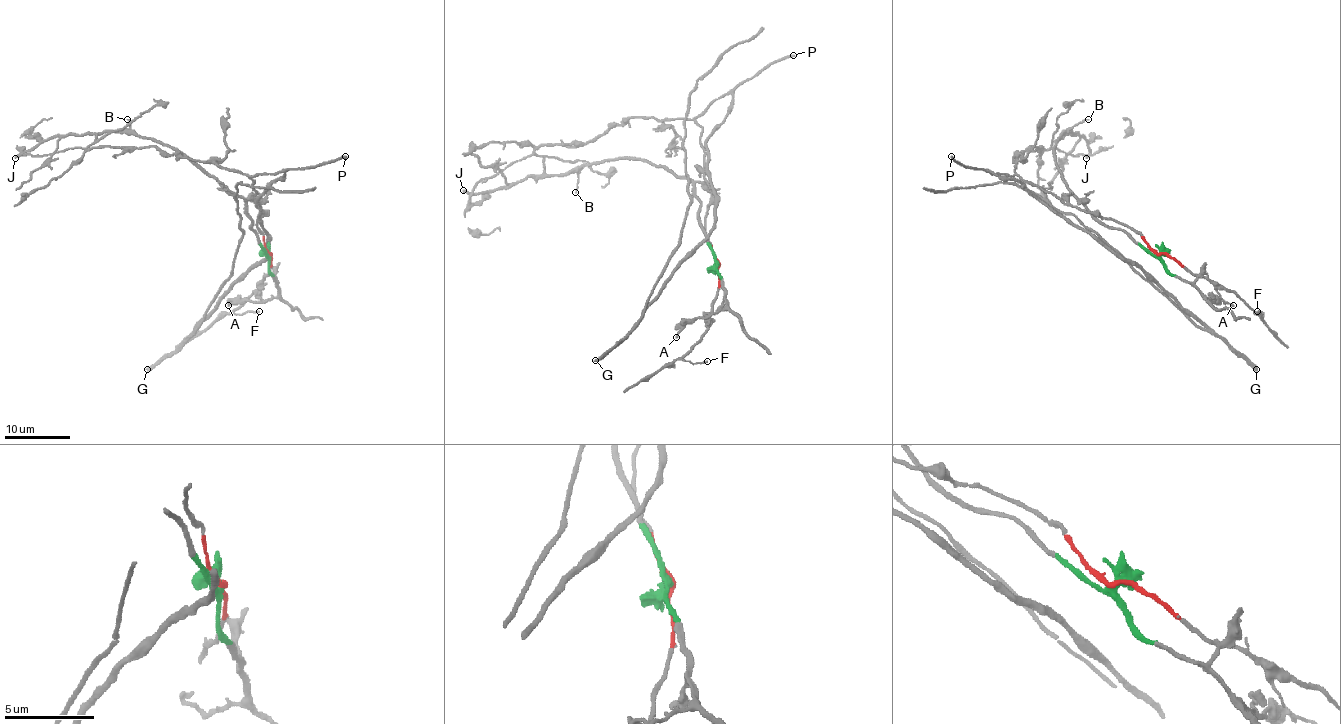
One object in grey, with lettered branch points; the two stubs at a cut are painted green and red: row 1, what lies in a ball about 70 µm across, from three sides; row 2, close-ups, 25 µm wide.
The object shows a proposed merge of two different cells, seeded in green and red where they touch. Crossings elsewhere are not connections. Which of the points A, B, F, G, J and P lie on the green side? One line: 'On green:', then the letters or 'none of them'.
On green: A, B, J

